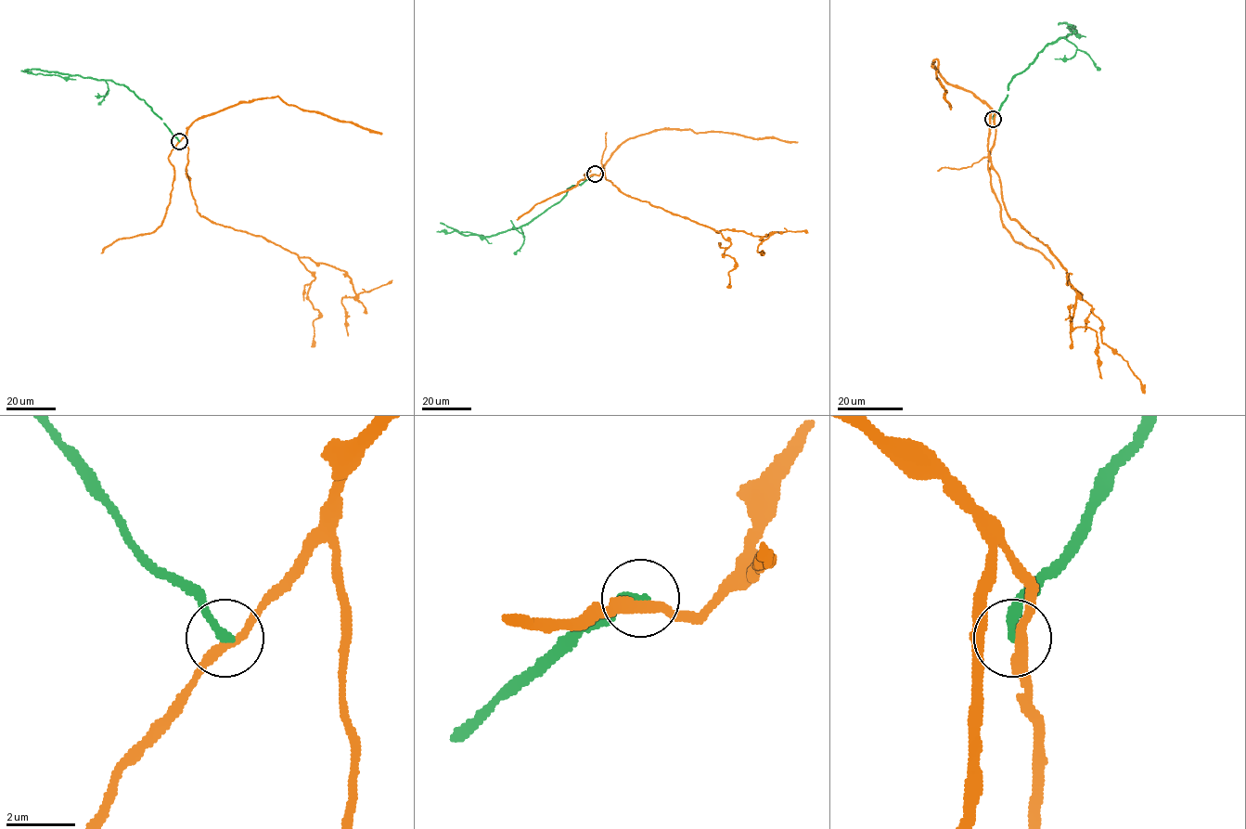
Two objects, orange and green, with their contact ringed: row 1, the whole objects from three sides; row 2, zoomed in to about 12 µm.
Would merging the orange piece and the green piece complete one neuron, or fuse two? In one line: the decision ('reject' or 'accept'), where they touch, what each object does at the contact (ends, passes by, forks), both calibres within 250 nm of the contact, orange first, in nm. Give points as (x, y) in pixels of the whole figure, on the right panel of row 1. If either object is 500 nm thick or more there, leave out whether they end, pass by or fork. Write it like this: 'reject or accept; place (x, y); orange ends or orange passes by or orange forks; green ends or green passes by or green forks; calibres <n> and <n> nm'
reject; place (993, 119); orange passes by; green ends; calibres 280 and 280 nm

